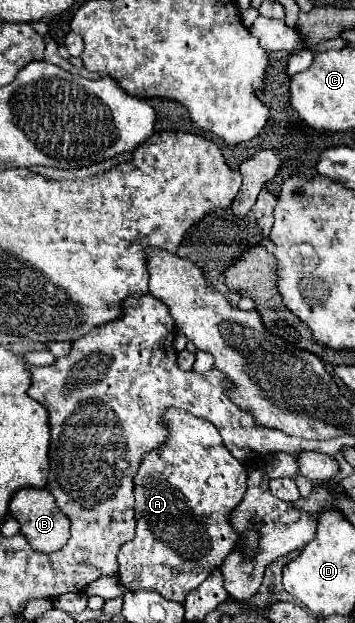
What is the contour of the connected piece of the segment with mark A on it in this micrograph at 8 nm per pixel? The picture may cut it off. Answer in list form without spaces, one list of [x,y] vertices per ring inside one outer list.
[[[176,408],[164,412],[164,422],[170,424],[168,440],[144,456],[134,478],[136,538],[124,544],[118,552],[118,576],[126,590],[156,590],[160,596],[184,604],[186,594],[198,588],[214,568],[220,568],[232,550],[242,550],[244,558],[254,558],[258,554],[260,532],[238,532],[230,524],[232,510],[246,494],[246,468],[222,444],[220,432],[206,420]]]

